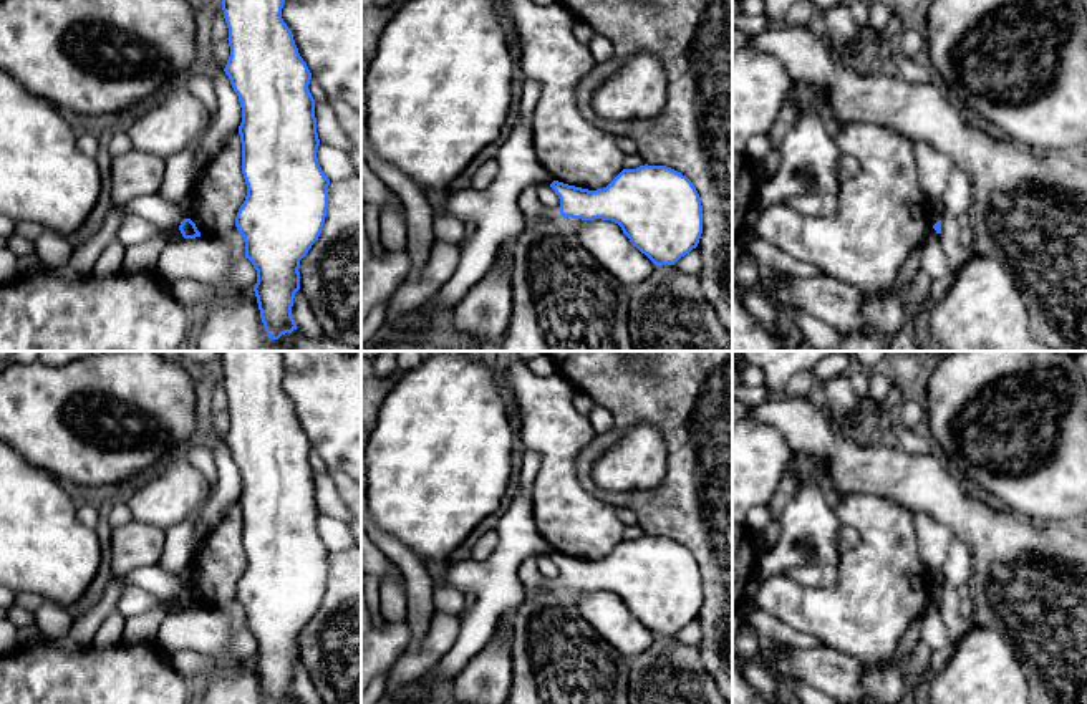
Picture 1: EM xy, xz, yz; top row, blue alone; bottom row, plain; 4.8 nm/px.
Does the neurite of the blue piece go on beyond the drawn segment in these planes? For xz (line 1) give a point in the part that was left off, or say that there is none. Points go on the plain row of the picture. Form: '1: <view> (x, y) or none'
1: none

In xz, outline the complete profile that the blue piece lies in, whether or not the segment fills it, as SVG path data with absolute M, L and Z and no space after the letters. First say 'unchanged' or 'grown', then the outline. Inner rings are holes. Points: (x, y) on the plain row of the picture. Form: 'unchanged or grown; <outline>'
unchanged; M666 537L623 540L606 558L588 562L553 552L563 588L611 591L655 636L674 636L698 618L703 576L693 553Z

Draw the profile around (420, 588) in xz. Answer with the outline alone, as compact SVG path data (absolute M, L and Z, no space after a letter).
M363 494L361 527L366 530L370 540L399 568L403 575L408 596L408 624L411 629L411 641L406 653L416 653L429 631L432 616L436 615L432 596L437 586L428 573L426 565L409 548L373 523L366 505L366 495Z

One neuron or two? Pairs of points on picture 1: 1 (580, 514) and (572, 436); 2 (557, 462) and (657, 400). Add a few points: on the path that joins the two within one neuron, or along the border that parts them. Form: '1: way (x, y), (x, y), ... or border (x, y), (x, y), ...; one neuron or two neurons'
1: way (564, 494), (564, 456); one neuron
2: border (597, 434), (575, 459), (577, 476); two neurons

